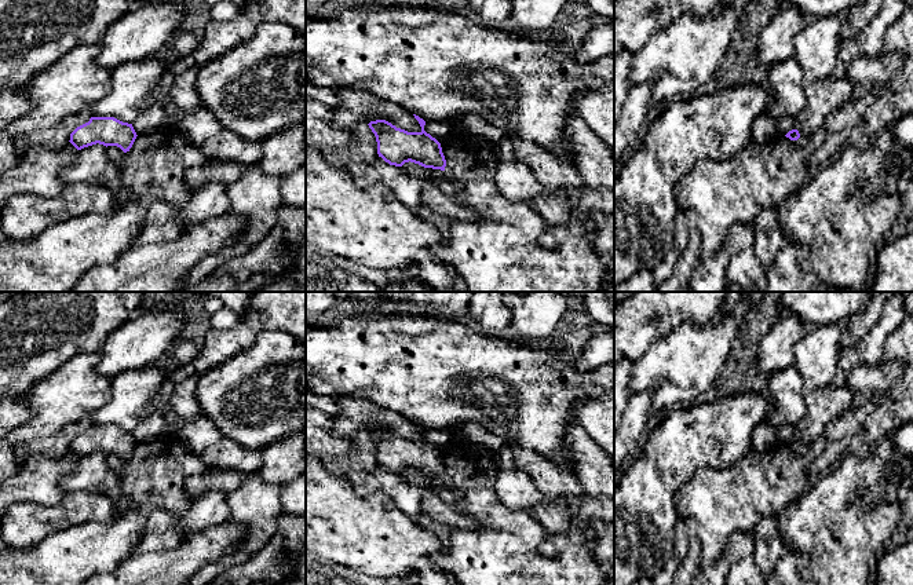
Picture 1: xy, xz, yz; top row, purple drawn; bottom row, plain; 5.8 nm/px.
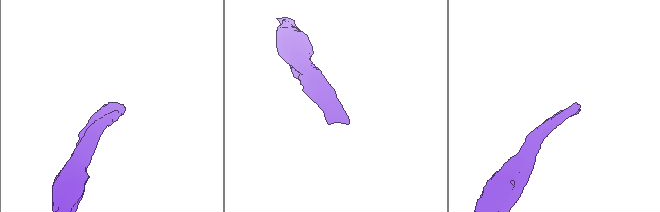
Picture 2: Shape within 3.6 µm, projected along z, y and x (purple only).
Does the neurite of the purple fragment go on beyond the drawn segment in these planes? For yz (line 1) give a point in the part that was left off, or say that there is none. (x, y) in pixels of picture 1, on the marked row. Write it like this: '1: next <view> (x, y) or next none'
1: next yz (825, 97)

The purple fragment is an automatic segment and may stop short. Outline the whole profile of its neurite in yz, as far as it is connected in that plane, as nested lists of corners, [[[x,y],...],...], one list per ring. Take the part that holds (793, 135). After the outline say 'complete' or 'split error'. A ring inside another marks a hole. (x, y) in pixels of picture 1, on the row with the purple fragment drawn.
[[[847,76],[828,77],[807,85],[807,106],[796,116],[796,128],[785,136],[797,140],[822,128],[825,120],[852,99],[854,83]]]; split error

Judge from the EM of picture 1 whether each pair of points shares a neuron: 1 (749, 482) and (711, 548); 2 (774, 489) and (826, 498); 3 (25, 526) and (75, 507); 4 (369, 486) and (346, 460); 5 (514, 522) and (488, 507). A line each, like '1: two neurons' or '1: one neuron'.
1: one neuron
2: two neurons
3: one neuron
4: two neurons
5: one neuron

